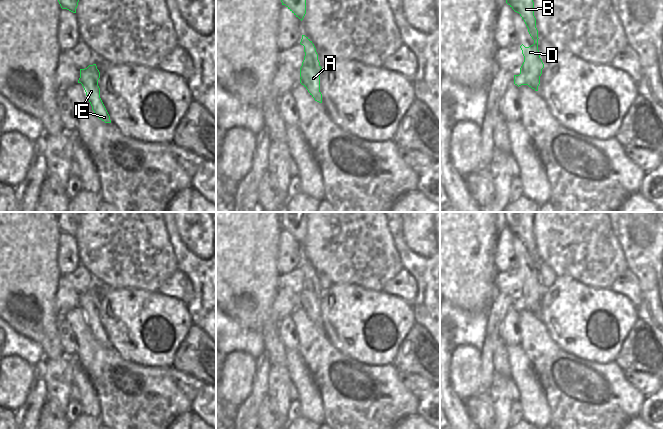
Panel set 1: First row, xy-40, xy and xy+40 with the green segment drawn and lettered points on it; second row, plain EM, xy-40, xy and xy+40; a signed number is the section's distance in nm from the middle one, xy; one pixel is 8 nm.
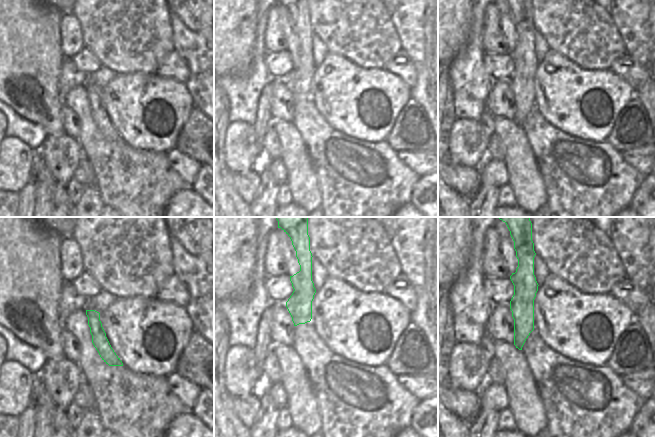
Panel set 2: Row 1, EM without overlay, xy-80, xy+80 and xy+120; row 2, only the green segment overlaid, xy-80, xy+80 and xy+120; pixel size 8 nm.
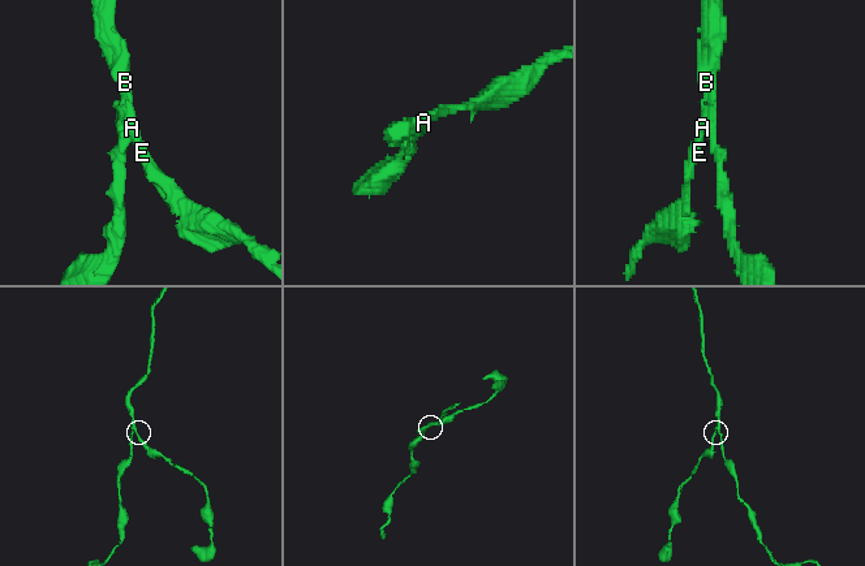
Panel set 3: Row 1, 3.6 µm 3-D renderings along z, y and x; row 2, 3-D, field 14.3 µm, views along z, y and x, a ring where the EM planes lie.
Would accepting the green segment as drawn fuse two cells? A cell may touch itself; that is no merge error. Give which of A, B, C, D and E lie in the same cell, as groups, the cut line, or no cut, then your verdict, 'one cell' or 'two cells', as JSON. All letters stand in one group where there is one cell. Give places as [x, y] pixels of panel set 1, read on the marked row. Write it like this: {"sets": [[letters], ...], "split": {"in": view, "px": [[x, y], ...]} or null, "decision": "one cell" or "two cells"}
{"sets": [["A", "C", "E"], ["B", "D"]], "split": {"in": "xy", "px": [[320, 69], [314, 69], [307, 63], [300, 73]]}, "decision": "two cells"}

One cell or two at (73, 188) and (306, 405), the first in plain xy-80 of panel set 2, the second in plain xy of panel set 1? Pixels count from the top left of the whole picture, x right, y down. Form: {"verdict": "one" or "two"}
{"verdict": "two"}

